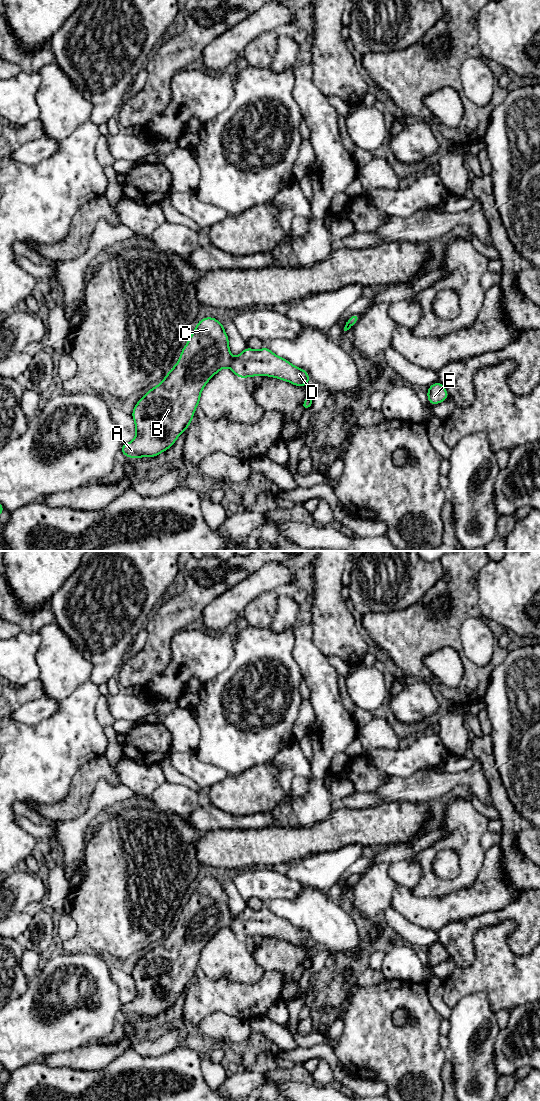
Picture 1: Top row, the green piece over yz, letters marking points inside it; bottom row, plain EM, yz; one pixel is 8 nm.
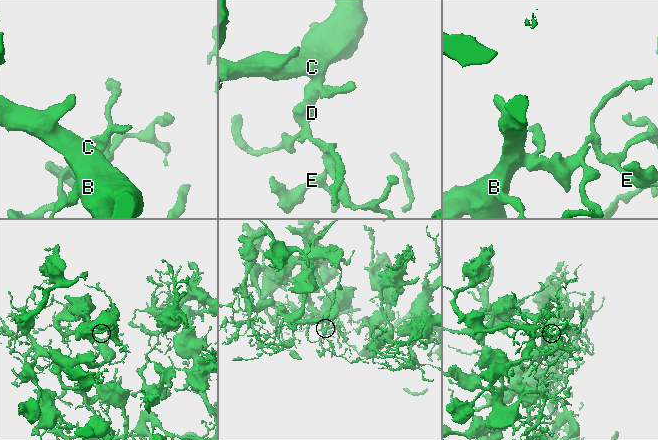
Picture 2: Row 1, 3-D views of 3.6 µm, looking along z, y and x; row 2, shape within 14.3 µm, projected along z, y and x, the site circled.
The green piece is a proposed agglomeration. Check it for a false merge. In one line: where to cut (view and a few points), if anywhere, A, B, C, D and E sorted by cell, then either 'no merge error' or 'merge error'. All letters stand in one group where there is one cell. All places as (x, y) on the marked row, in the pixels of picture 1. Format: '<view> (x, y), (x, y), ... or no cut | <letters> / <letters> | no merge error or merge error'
no cut | A B C D E | no merge error

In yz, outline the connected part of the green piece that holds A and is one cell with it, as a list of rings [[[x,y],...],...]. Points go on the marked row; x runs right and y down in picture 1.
[[[205,317],[197,323],[181,351],[177,364],[170,369],[160,384],[147,391],[135,405],[131,414],[136,429],[135,439],[122,444],[120,451],[127,458],[151,458],[169,449],[192,423],[201,392],[207,382],[225,367],[229,367],[241,379],[262,375],[276,377],[301,387],[311,380],[306,370],[275,355],[266,346],[260,350],[246,347],[236,358],[232,358],[224,325],[214,317]]]

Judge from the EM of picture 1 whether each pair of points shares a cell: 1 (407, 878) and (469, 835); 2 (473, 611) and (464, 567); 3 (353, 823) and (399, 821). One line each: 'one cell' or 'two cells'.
1: two cells
2: one cell
3: one cell

